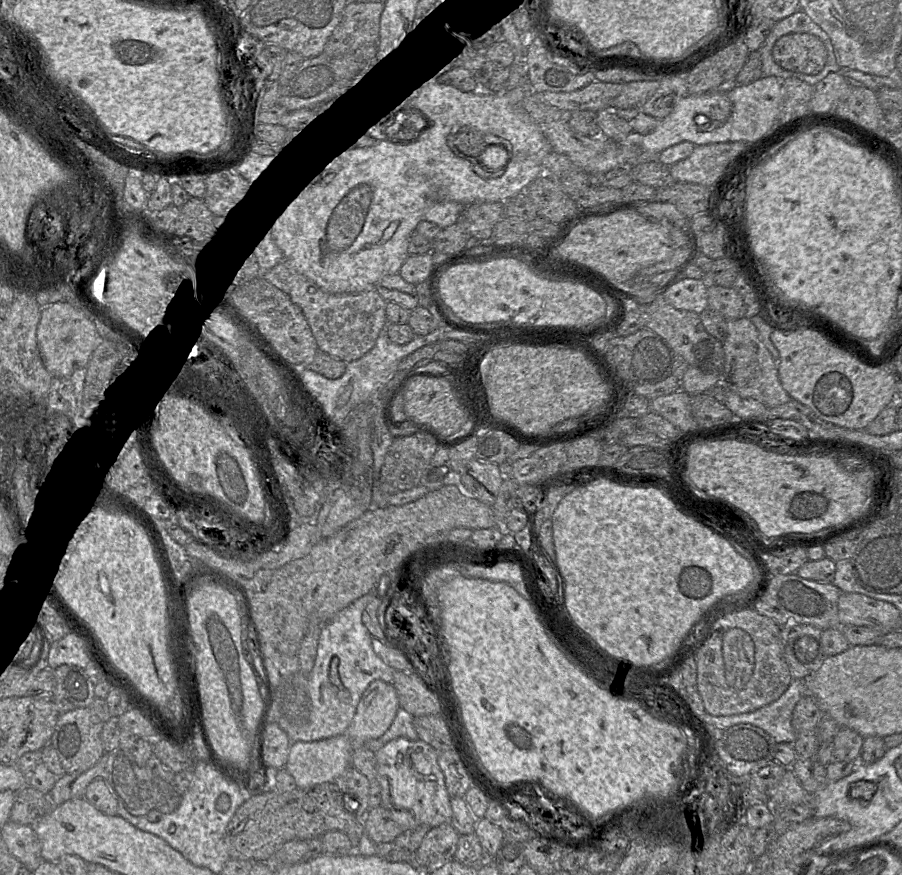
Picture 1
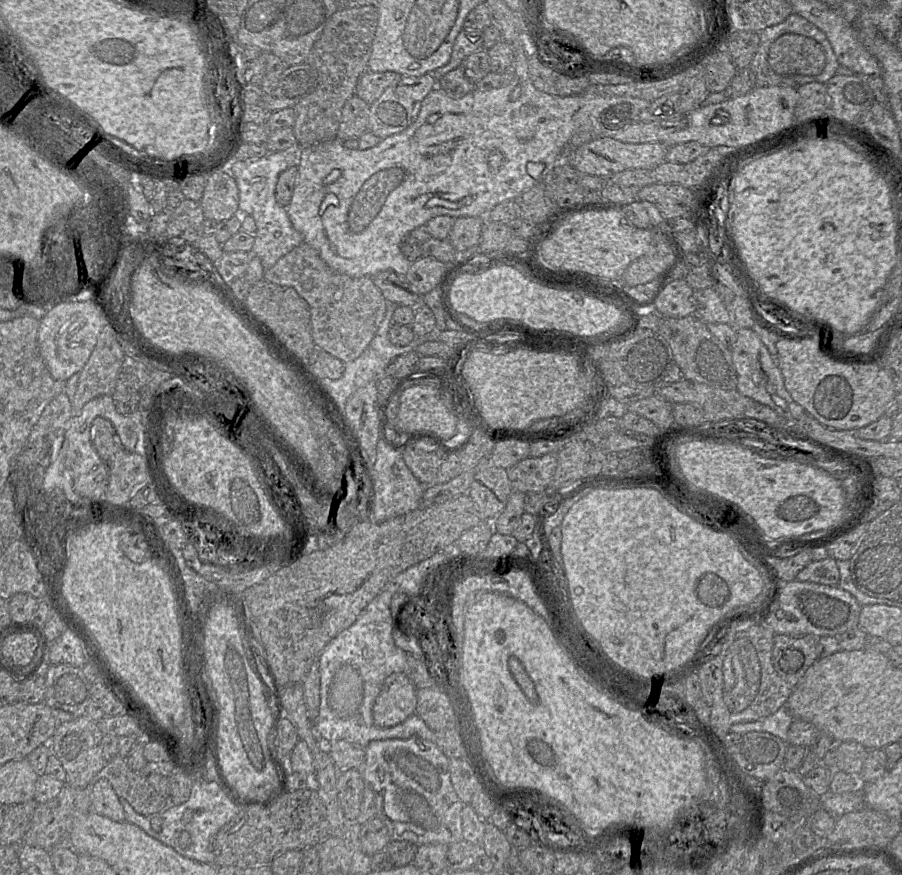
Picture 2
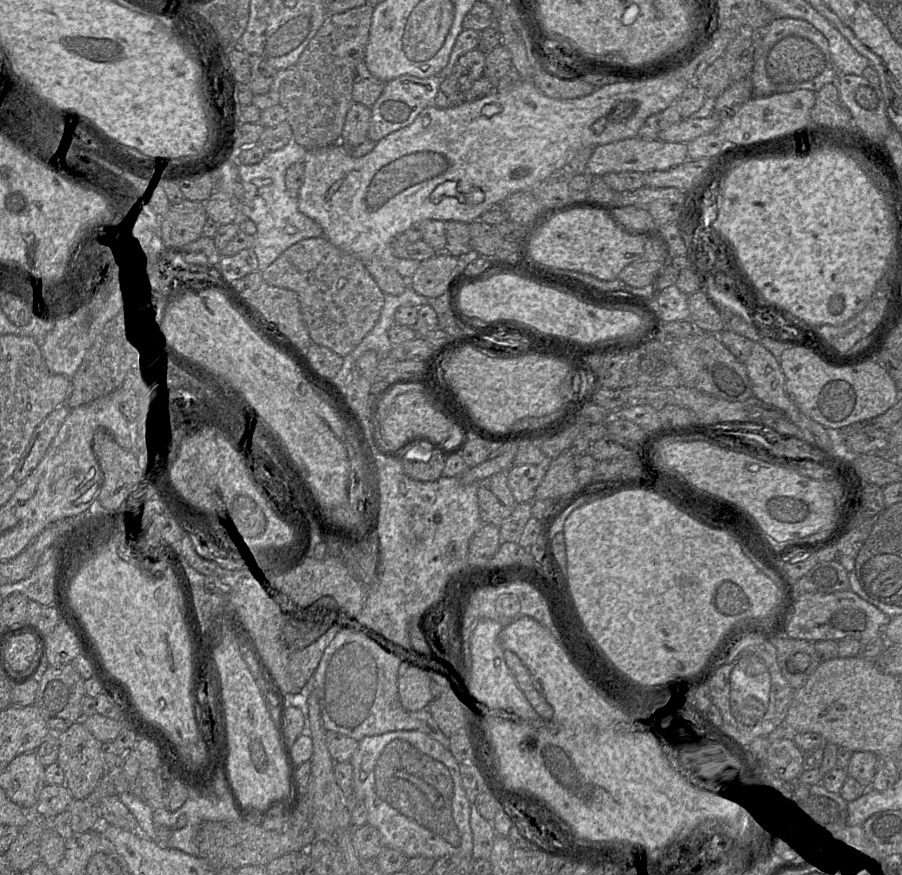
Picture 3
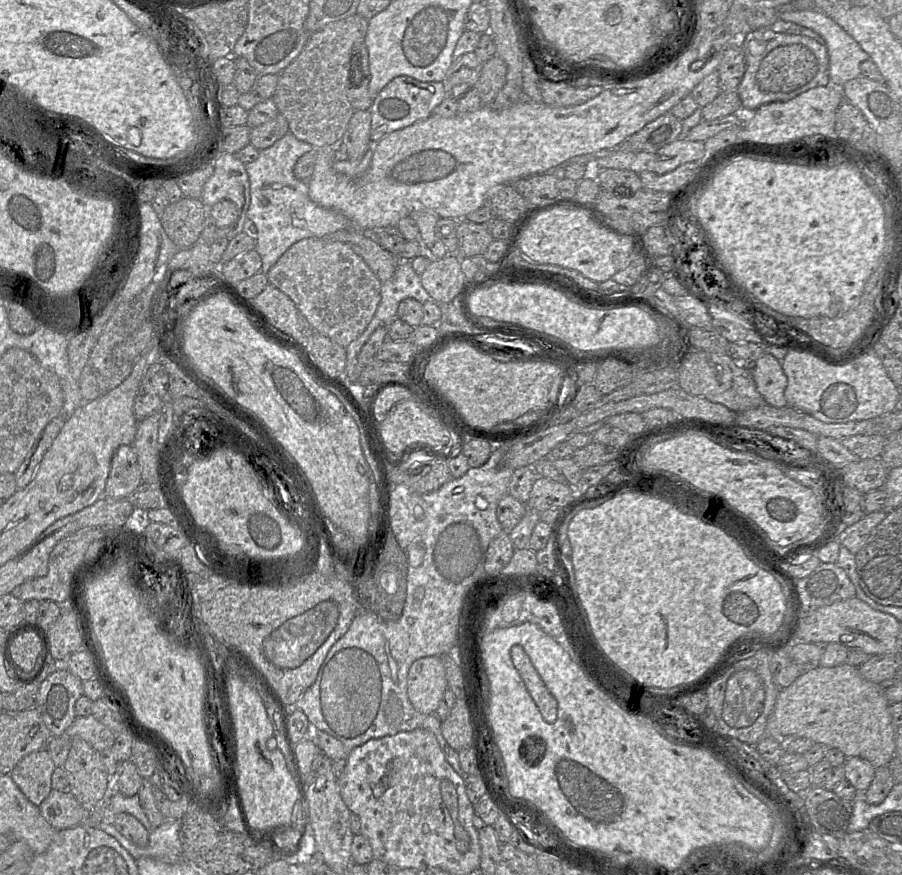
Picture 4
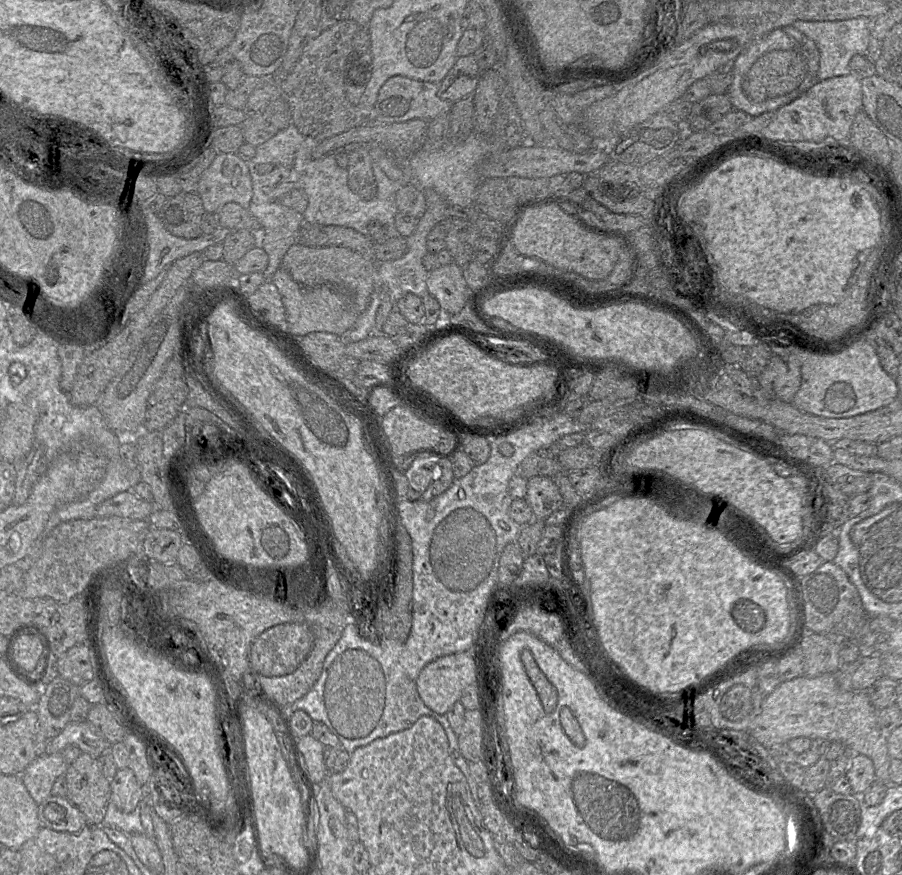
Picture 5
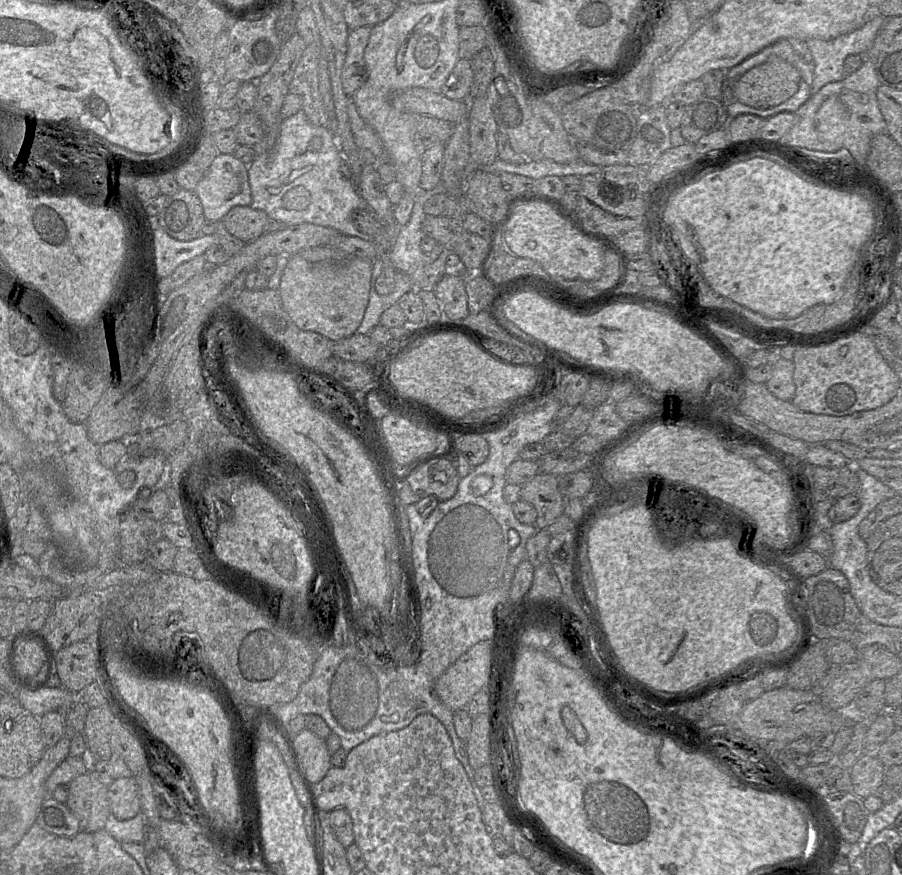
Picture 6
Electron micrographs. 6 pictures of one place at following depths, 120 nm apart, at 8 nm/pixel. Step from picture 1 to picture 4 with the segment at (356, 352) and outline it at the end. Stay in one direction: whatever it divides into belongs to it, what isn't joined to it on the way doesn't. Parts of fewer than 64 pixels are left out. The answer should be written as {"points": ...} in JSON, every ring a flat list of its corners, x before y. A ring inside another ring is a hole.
{"points":[[306,238,294,243,271,267,267,279,290,297,313,332,345,348,363,333,381,300,381,282,364,260,346,244,328,239]]}

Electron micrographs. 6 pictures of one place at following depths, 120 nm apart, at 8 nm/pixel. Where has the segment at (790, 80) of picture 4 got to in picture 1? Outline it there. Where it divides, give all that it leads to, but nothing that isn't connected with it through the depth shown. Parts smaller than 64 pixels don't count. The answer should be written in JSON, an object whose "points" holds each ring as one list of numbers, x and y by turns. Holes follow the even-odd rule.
{"points":[[789,33,776,40,772,56,785,70,815,75,825,66,827,50,824,43,813,34]]}

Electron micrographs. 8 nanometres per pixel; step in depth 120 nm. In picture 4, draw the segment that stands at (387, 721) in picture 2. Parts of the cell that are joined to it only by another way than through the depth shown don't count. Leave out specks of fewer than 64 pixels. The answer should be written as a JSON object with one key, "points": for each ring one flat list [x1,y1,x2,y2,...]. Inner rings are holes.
{"points":[[440,656,420,658,412,663,407,677,407,694,416,711,435,714,447,689,445,667]]}

